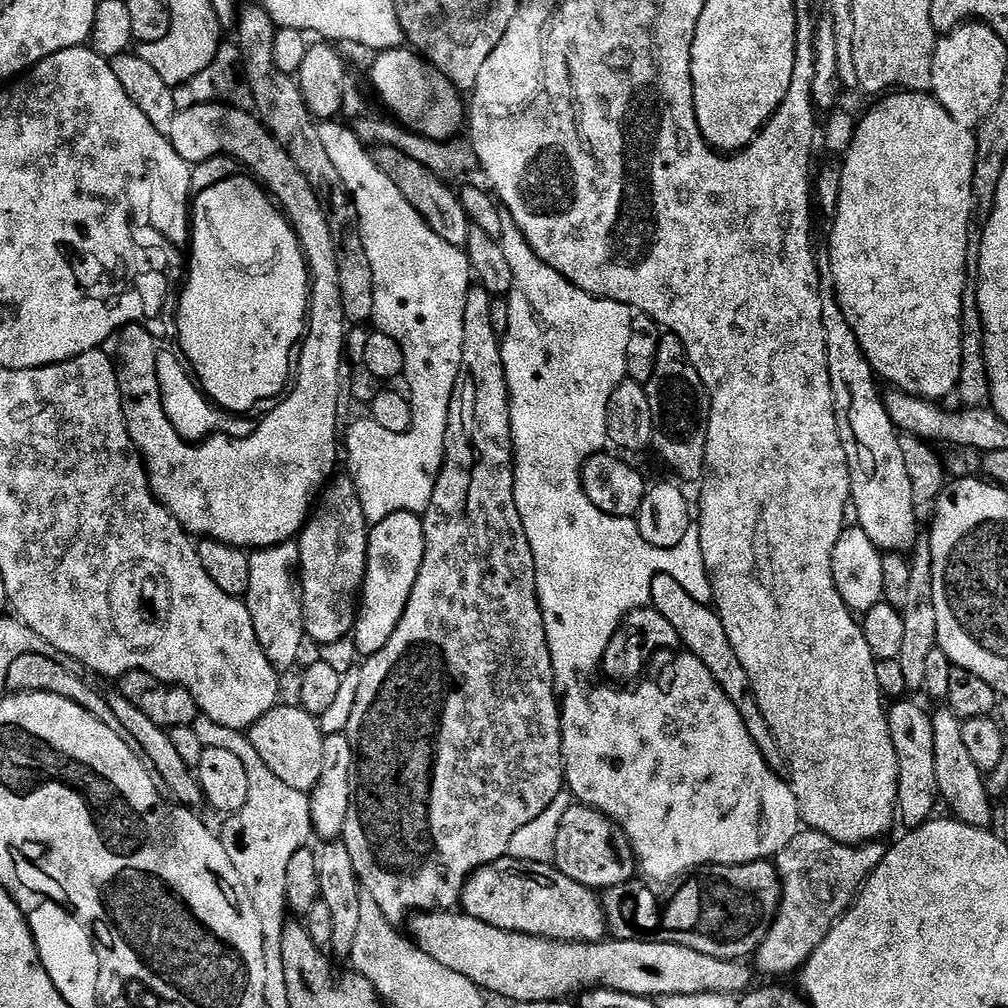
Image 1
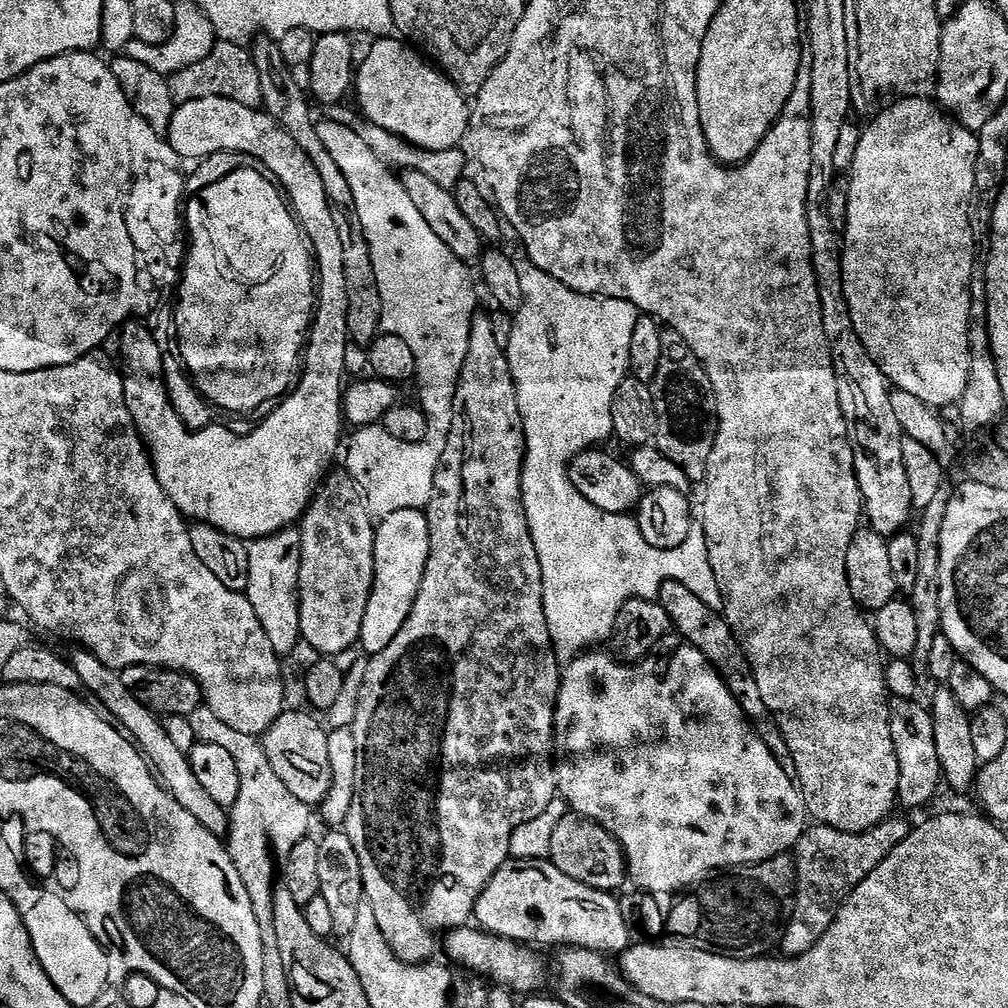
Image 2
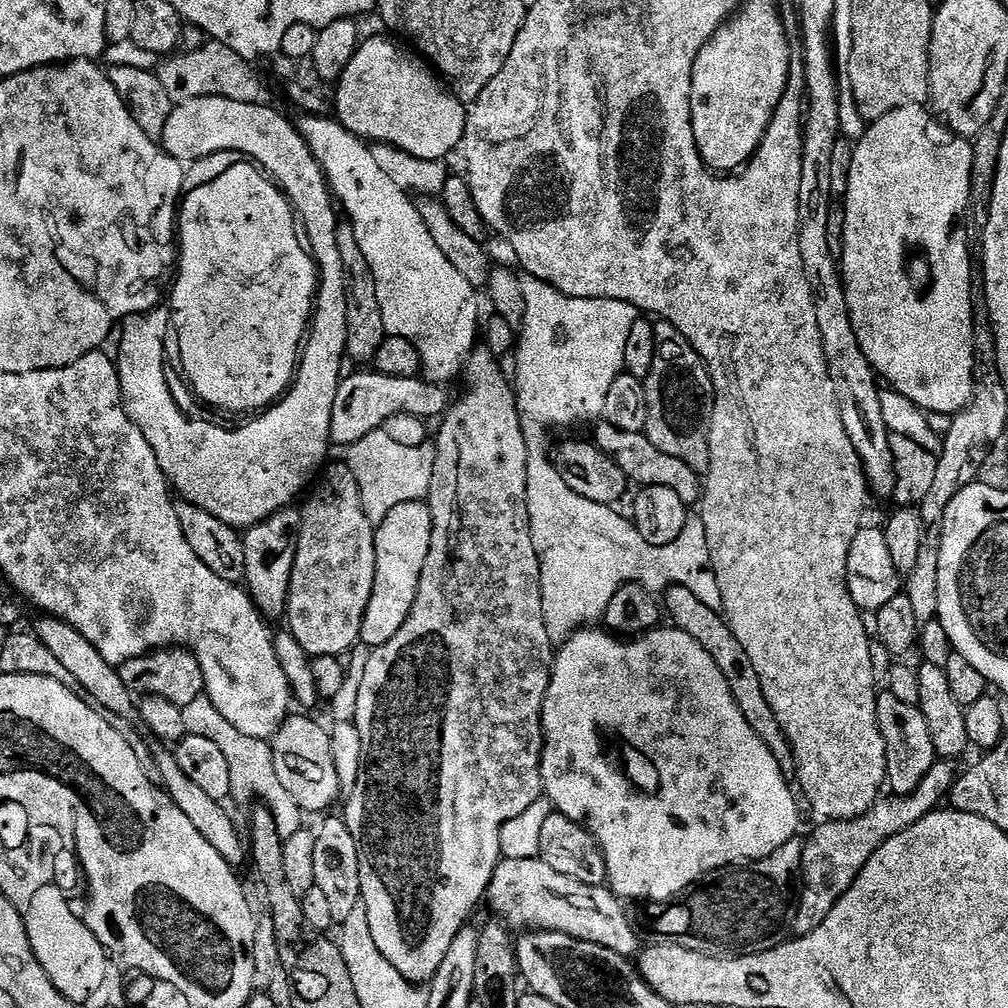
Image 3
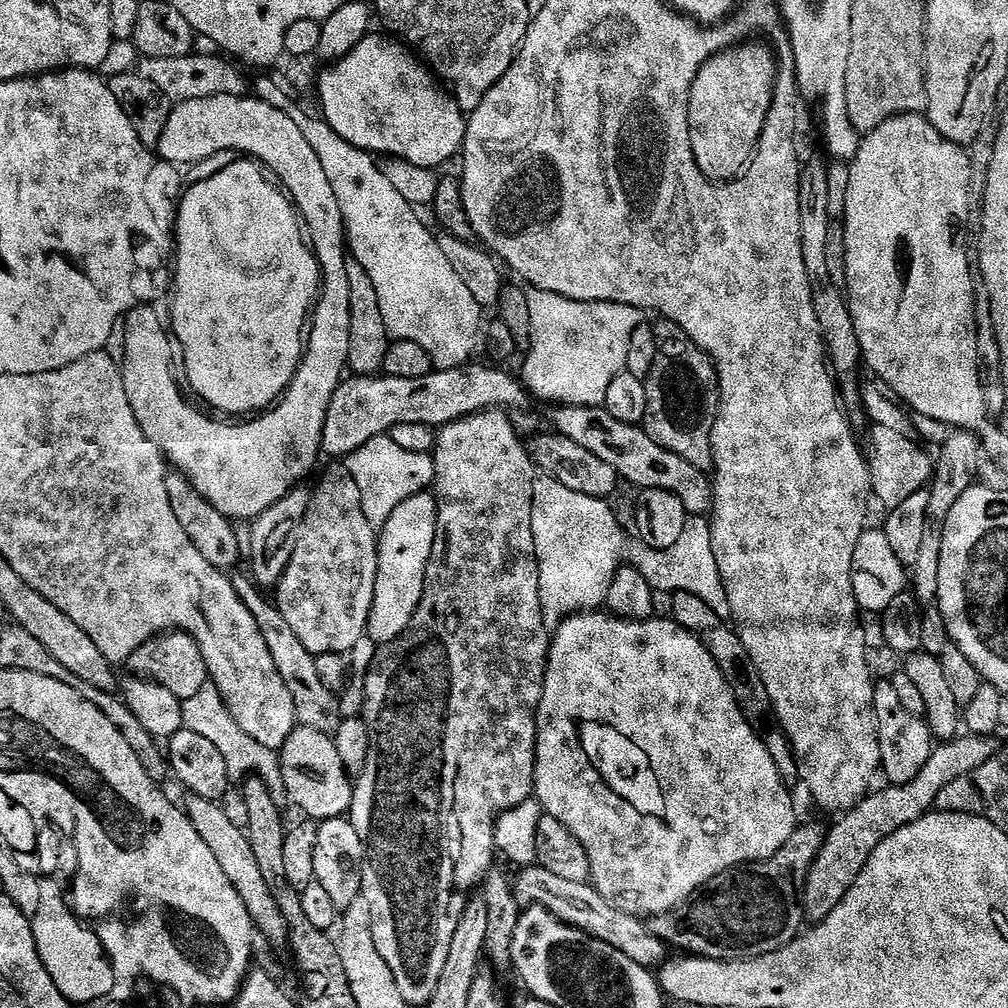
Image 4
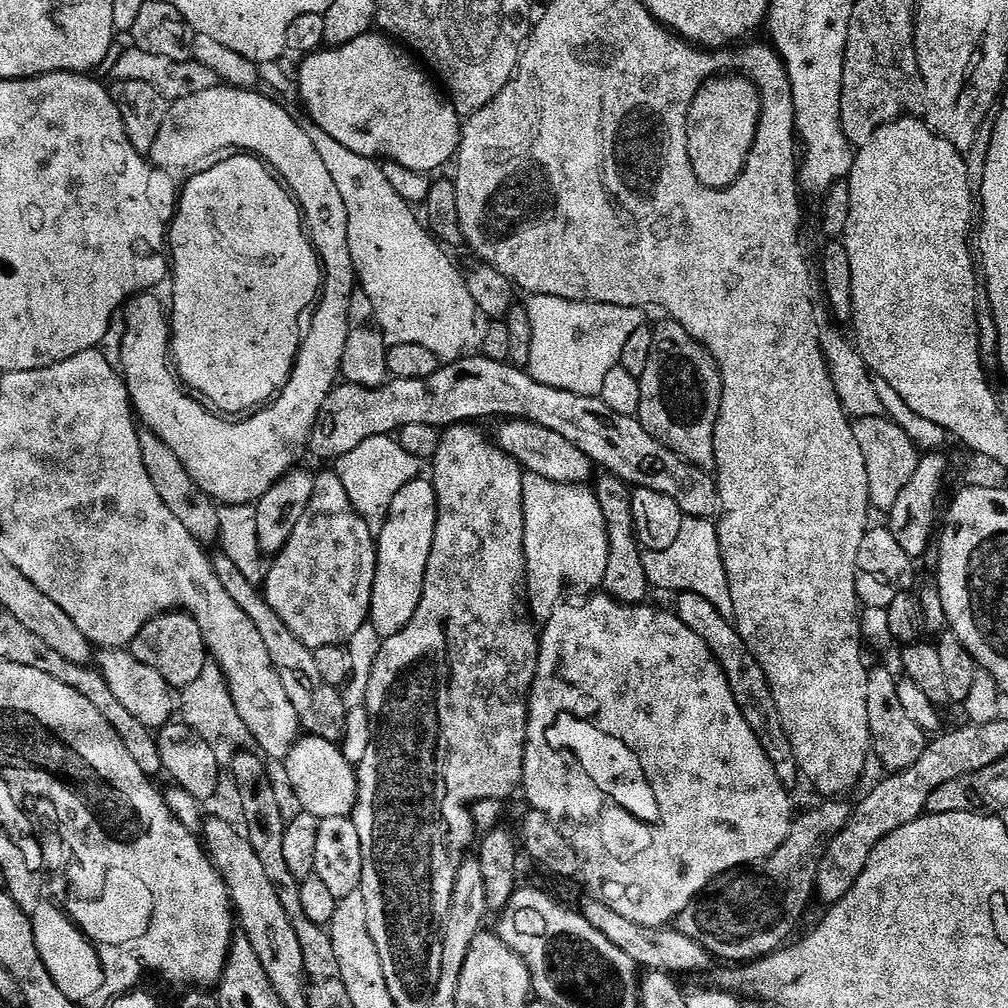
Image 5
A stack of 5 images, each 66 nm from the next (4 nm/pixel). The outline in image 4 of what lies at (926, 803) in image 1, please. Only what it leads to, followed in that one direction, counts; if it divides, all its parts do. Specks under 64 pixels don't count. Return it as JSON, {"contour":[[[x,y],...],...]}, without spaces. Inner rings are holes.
{"contour":[[[891,682],[877,683],[874,690],[874,714],[876,715],[876,729],[880,743],[880,767],[882,776],[888,784],[905,784],[910,778],[918,775],[918,770],[926,766],[934,747],[932,731],[928,729],[928,722],[923,716],[910,714],[906,706],[898,699]]]}

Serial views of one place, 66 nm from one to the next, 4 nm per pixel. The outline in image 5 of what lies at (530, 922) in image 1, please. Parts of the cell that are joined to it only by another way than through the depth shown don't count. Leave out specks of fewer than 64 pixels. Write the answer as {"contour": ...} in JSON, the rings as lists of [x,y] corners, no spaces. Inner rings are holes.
{"contour":[[[588,898],[588,901],[582,906],[582,913],[590,922],[590,926],[594,926],[594,930],[606,934],[606,938],[610,938],[610,942],[614,942],[614,946],[618,946],[618,950],[625,952],[629,958],[634,958],[637,968],[641,970],[669,974],[708,972],[714,964],[714,958],[705,948],[698,946],[698,942],[694,942],[692,938],[686,938],[684,934],[677,932],[675,927],[646,928],[638,926],[636,922],[622,918],[622,914],[614,914],[614,910],[610,910],[610,906],[606,906],[595,898]]]}

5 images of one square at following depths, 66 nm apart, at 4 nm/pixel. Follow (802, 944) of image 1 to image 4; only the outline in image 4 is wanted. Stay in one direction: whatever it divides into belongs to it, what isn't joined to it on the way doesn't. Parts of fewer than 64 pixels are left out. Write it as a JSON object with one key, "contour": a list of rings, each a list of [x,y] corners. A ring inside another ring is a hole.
{"contour":[[[961,734],[955,740],[940,742],[935,745],[922,770],[918,770],[915,778],[905,784],[888,784],[884,788],[877,787],[869,791],[864,799],[858,801],[850,811],[843,813],[833,828],[827,829],[824,845],[810,866],[810,874],[804,887],[804,914],[809,921],[824,920],[842,898],[846,898],[846,890],[854,886],[854,878],[862,874],[862,866],[870,862],[870,854],[878,850],[878,846],[890,834],[902,830],[902,826],[910,826],[916,820],[927,816],[936,806],[939,792],[954,778],[969,776],[978,766],[990,762],[1000,749],[1001,741],[995,735],[973,736]]]}

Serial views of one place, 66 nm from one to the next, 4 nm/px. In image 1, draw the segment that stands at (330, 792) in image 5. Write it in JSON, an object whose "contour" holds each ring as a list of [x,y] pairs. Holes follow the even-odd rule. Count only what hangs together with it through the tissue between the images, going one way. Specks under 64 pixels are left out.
{"contour":[[[293,706],[272,708],[258,722],[247,729],[248,741],[258,750],[262,762],[286,782],[286,786],[294,786],[294,790],[311,793],[313,786],[322,778],[322,746],[325,733],[320,732],[321,721],[306,711],[305,708]]]}

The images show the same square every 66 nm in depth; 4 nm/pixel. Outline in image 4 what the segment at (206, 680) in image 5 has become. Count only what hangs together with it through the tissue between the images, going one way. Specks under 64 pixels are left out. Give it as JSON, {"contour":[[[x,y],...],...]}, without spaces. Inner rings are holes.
{"contour":[[[206,683],[194,694],[192,698],[186,698],[182,702],[182,718],[184,727],[194,730],[194,734],[207,738],[211,744],[218,749],[218,754],[226,758],[229,777],[247,778],[251,775],[257,776],[266,782],[266,786],[273,790],[283,789],[282,770],[280,769],[279,755],[273,749],[262,746],[262,742],[254,742],[238,722],[234,722],[234,716],[230,714],[228,707],[222,702],[221,695],[216,687]]]}

